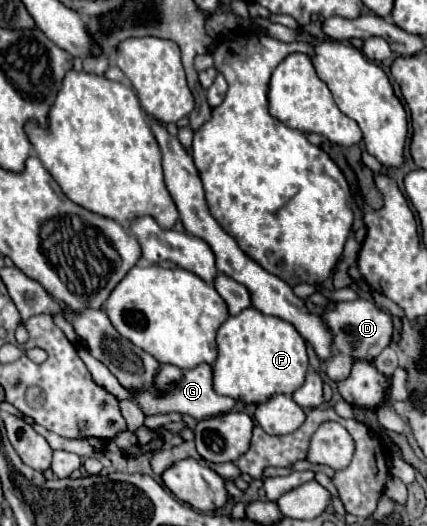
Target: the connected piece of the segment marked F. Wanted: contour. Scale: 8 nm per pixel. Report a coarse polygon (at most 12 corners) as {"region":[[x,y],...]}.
{"region":[[249,307],[217,331],[213,387],[291,395],[309,369],[287,321]]}

